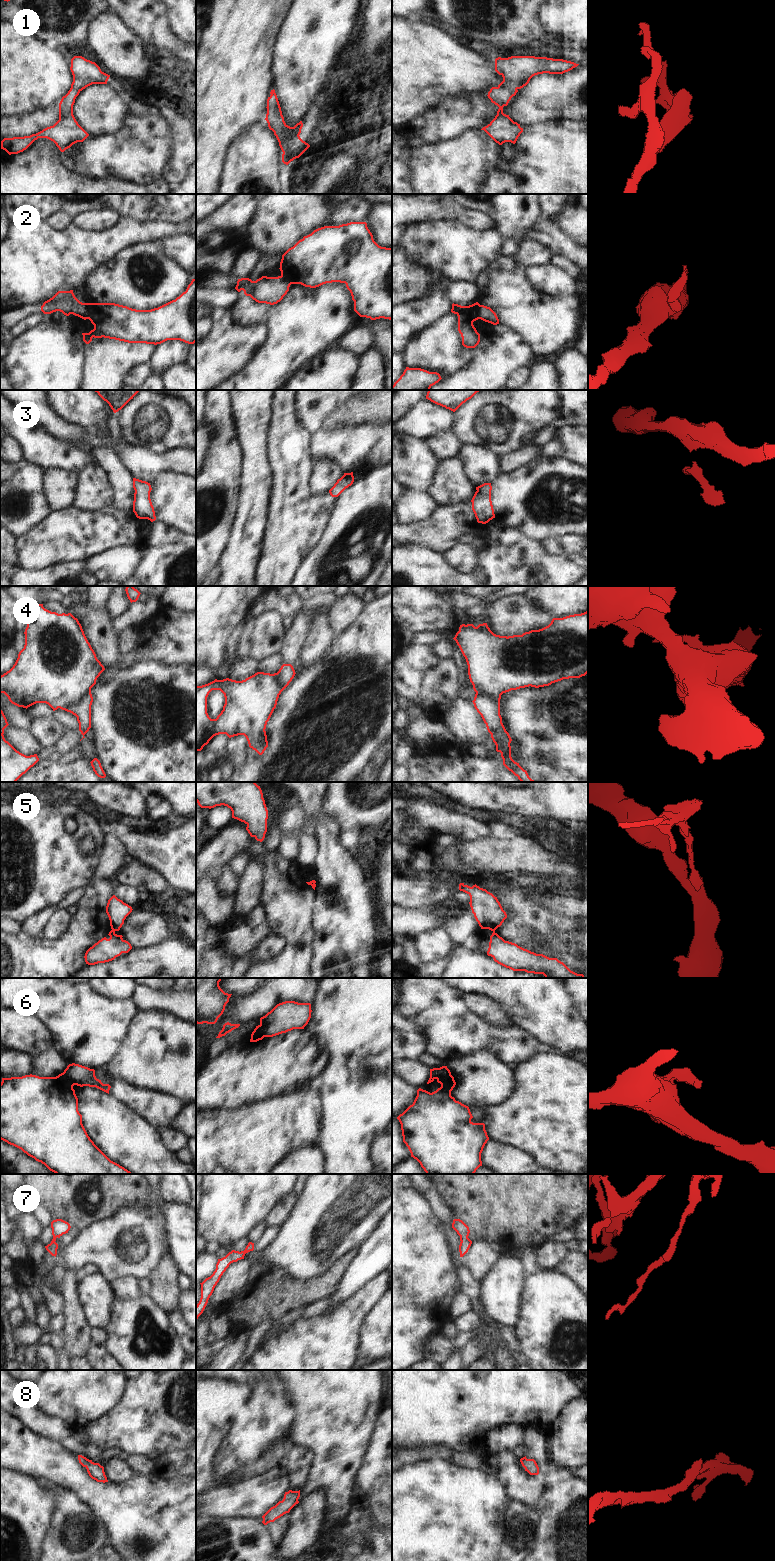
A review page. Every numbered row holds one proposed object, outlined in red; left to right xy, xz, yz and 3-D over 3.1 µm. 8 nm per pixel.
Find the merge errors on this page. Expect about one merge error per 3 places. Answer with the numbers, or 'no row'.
2, 4, 5, 6.

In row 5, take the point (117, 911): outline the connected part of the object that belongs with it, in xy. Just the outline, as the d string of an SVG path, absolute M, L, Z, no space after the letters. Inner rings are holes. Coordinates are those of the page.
M113 895L107 903L106 913L110 920L111 929L119 931L126 917L132 912L132 907Z

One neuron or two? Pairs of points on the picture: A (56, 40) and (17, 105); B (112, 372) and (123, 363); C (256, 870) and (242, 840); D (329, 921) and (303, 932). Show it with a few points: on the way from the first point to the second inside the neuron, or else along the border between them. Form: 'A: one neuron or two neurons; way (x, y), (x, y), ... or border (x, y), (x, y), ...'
A: two neurons; border (38, 39), (44, 44)
B: one neuron; way (115, 369), (120, 364)
C: two neurons; border (262, 842), (264, 851), (249, 861)
D: two neurons; border (313, 904), (313, 952)

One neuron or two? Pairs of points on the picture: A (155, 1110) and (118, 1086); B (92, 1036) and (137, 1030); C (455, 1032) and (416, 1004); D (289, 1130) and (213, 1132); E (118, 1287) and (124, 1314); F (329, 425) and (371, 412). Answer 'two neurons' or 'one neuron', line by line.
A: one neuron
B: two neurons
C: one neuron
D: one neuron
E: two neurons
F: one neuron

